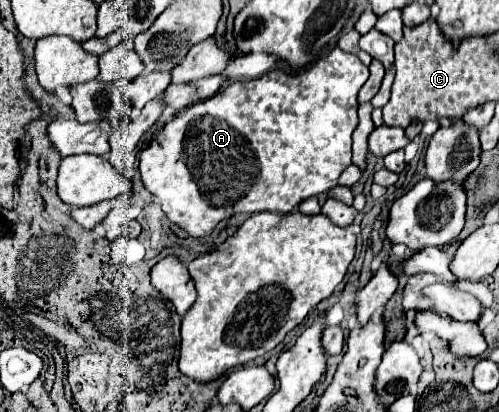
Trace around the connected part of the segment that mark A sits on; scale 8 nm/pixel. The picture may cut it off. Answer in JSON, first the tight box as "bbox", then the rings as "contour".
{"bbox":[140,48,368,238],"contour":[[[334,48],[328,56],[320,58],[318,64],[314,64],[312,68],[304,70],[304,72],[284,72],[284,70],[272,70],[260,78],[254,80],[236,80],[230,82],[222,92],[196,102],[192,106],[188,106],[186,110],[182,110],[174,120],[170,120],[168,124],[164,124],[164,128],[152,138],[150,146],[146,150],[140,152],[140,178],[146,186],[146,190],[158,200],[158,204],[162,206],[166,218],[180,226],[182,230],[186,230],[192,238],[204,238],[210,236],[212,230],[218,226],[220,220],[228,218],[230,214],[226,210],[234,210],[234,214],[240,212],[282,212],[288,214],[292,212],[300,202],[308,200],[310,196],[318,196],[322,192],[328,192],[330,188],[334,188],[338,184],[338,176],[340,172],[352,164],[352,132],[358,124],[358,92],[364,86],[368,78],[368,66],[364,66],[358,56],[342,52],[340,48]]]}

